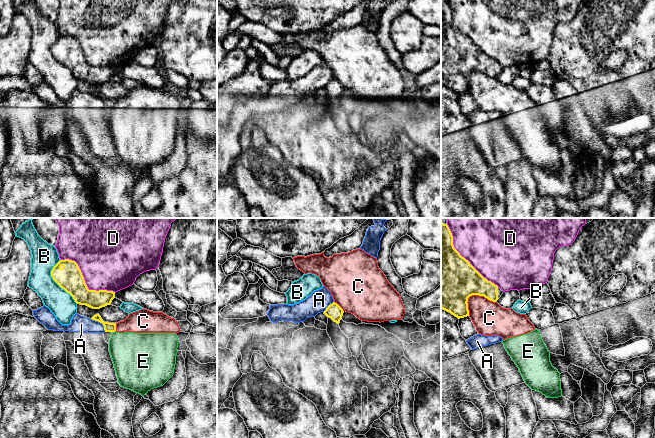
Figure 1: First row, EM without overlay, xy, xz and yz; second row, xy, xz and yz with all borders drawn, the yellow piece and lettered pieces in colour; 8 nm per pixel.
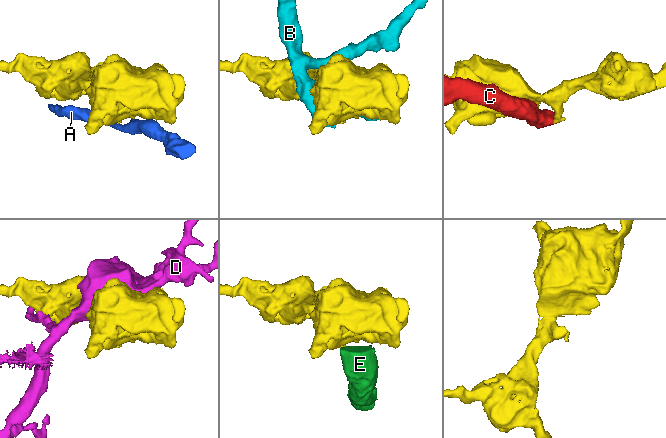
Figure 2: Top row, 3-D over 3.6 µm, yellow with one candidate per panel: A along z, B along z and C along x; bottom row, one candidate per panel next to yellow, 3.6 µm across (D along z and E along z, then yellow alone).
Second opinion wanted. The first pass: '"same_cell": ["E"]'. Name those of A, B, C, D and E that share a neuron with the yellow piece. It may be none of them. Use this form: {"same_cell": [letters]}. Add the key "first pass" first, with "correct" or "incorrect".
{"first pass": "incorrect", "same_cell": []}

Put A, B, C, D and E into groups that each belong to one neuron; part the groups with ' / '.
A / B / C E / D

